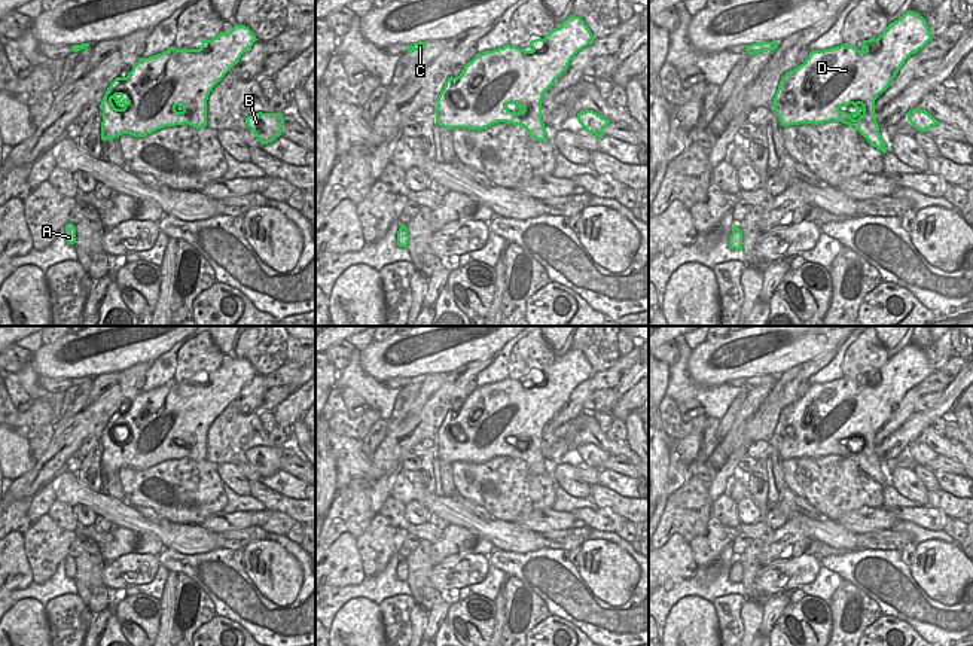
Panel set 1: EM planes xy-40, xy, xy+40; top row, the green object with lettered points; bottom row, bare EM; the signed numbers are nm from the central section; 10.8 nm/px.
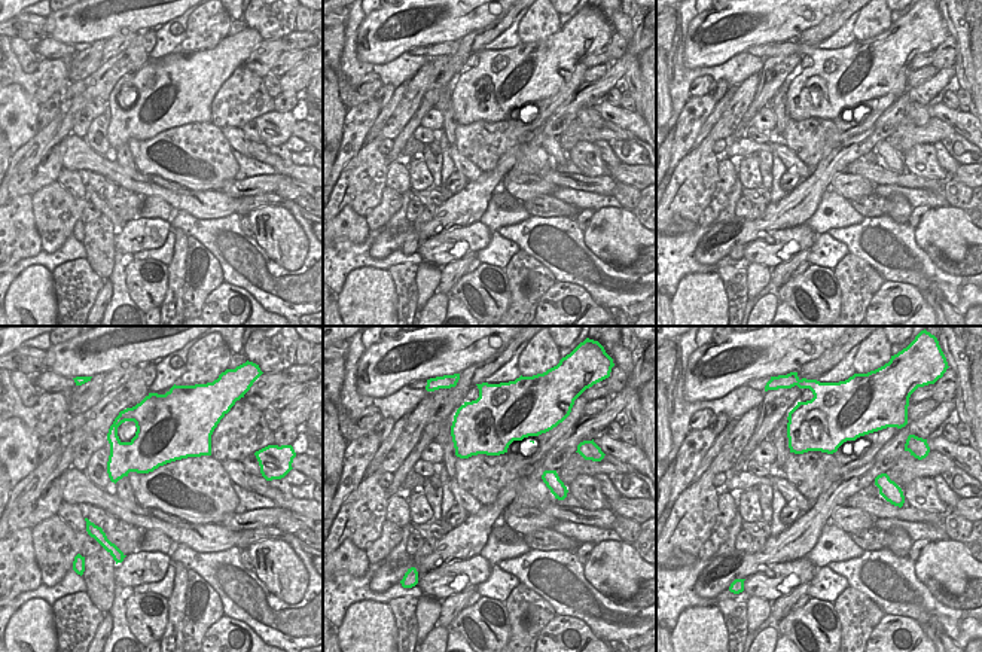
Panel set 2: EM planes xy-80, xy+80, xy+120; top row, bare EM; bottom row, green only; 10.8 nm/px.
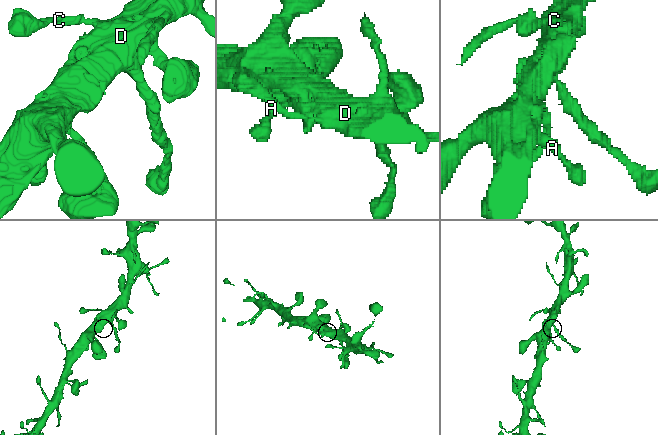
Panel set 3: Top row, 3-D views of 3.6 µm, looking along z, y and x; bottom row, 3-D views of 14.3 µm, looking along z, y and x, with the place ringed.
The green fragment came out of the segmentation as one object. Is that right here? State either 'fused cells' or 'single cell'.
single cell

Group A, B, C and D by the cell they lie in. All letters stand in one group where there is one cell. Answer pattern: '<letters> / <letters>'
A B C D

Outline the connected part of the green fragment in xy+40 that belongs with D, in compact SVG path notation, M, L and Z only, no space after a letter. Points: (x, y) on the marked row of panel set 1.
M905 12L876 39L863 40L861 51L841 45L823 51L811 51L803 64L787 71L774 97L774 112L783 127L824 122L842 122L854 127L873 147L887 152L876 122L875 100L896 77L905 61L933 39L925 19L913 12Z

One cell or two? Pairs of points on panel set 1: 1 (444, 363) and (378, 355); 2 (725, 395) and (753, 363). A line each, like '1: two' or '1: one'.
1: one
2: two

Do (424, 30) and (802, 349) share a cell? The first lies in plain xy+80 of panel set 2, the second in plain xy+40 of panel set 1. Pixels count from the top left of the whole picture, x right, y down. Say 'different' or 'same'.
same

